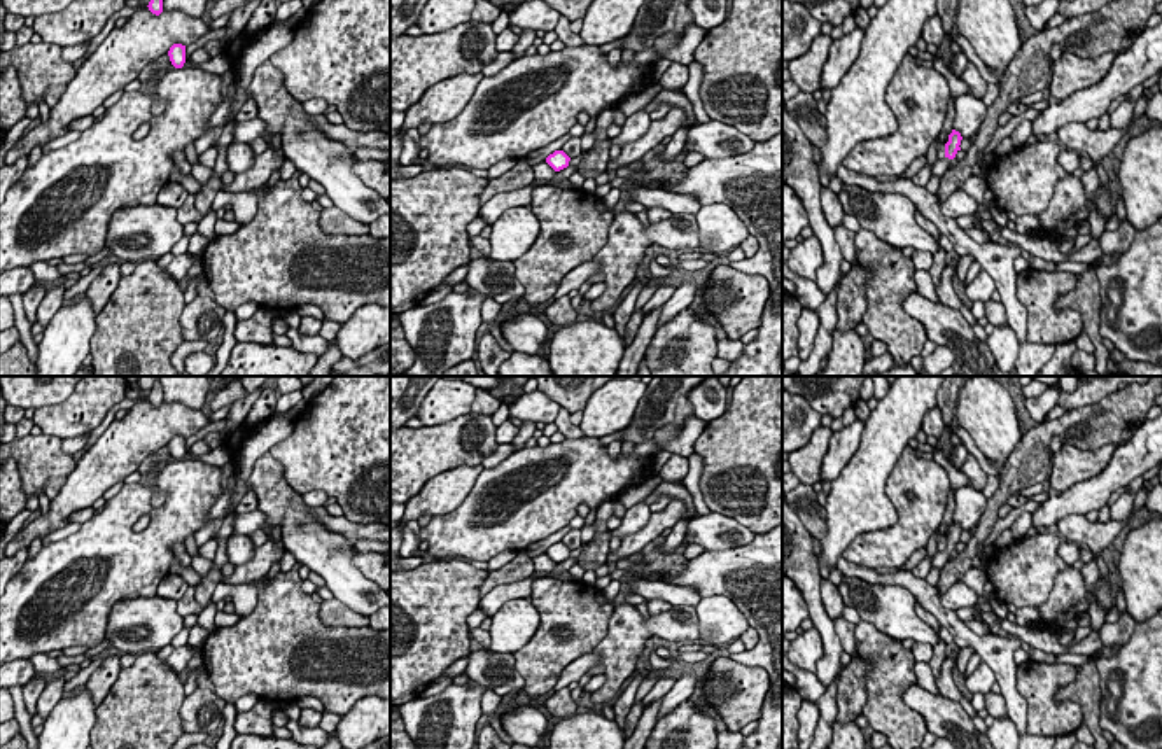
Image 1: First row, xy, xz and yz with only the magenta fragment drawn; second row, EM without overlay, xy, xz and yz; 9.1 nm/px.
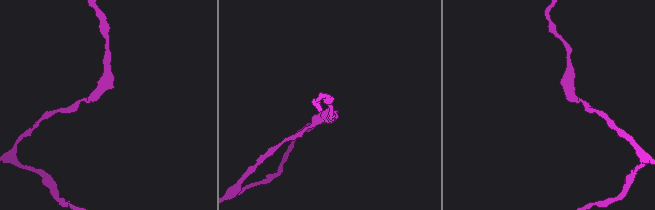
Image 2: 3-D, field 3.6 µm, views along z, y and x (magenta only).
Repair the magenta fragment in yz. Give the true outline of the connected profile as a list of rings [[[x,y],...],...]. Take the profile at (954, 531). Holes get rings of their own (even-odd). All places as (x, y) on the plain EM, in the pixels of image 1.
[[[952,522],[948,527],[948,534],[945,536],[945,548],[942,551],[936,551],[931,558],[931,567],[942,569],[947,560],[950,558],[950,553],[956,550],[956,546],[961,542],[961,525]]]

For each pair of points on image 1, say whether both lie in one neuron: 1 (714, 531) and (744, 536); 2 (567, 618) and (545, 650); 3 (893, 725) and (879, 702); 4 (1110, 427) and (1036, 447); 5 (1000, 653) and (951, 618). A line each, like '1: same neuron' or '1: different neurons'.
1: same neuron
2: same neuron
3: same neuron
4: same neuron
5: same neuron

